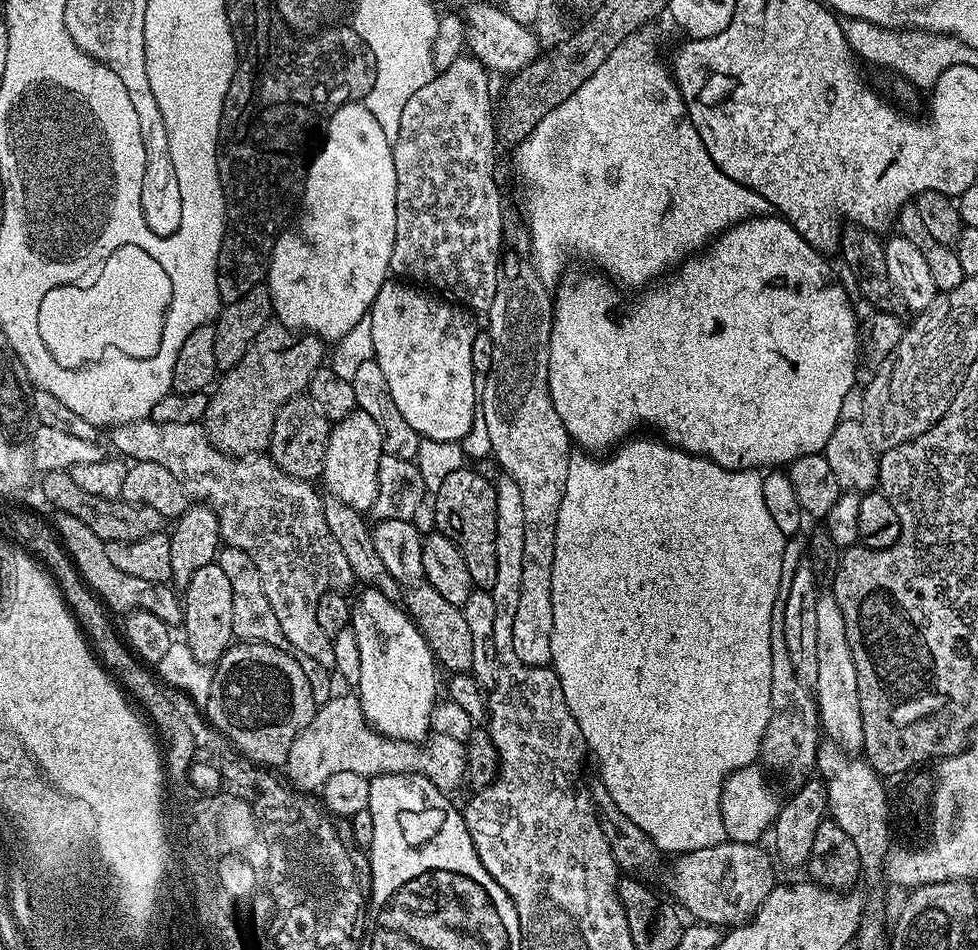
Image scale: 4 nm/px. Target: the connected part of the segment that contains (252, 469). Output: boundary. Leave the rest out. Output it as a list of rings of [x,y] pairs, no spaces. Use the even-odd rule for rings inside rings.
[[[152,419],[135,420],[129,424],[118,424],[111,429],[112,444],[117,448],[121,457],[127,458],[129,461],[135,462],[158,462],[158,466],[166,466],[166,470],[170,470],[170,474],[174,474],[174,478],[178,478],[178,482],[182,482],[182,490],[186,490],[186,494],[190,498],[197,501],[206,501],[207,507],[218,518],[218,526],[220,527],[221,541],[227,547],[241,548],[246,550],[246,554],[250,554],[250,558],[254,562],[254,566],[258,570],[258,574],[262,578],[262,590],[266,594],[266,602],[270,602],[270,610],[274,610],[274,614],[278,618],[278,623],[282,626],[282,634],[286,634],[286,640],[291,649],[294,649],[300,656],[310,657],[314,662],[326,669],[333,669],[336,664],[334,656],[333,637],[326,634],[326,630],[322,630],[322,626],[318,626],[318,602],[321,596],[325,595],[328,584],[328,575],[332,572],[332,564],[338,566],[346,565],[346,554],[342,554],[342,546],[338,546],[338,542],[334,542],[334,534],[330,534],[330,526],[326,524],[326,514],[324,513],[324,502],[321,493],[316,493],[311,483],[307,480],[299,480],[290,474],[286,474],[272,460],[271,455],[257,454],[254,456],[227,456],[225,452],[220,452],[212,445],[206,435],[205,429],[200,424],[182,424],[180,422],[154,422]]]

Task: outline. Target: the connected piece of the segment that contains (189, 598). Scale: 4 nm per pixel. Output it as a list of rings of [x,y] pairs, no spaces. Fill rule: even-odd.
[[[218,562],[202,566],[202,570],[197,570],[194,578],[190,578],[190,582],[183,585],[182,603],[184,605],[183,643],[188,645],[190,654],[194,654],[197,662],[203,662],[208,652],[212,652],[213,661],[219,662],[225,650],[231,648],[234,643],[232,635],[234,597],[230,591],[230,582]]]

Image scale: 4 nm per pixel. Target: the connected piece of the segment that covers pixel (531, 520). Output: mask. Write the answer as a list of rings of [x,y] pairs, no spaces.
[[[505,255],[500,269],[500,281],[494,294],[494,302],[486,310],[488,325],[486,331],[493,340],[493,362],[490,370],[485,375],[485,386],[478,392],[478,408],[486,420],[486,427],[490,434],[491,455],[501,464],[503,471],[510,474],[518,482],[518,490],[522,490],[522,511],[526,518],[526,543],[522,549],[522,594],[518,594],[518,610],[514,610],[514,654],[526,666],[538,666],[539,668],[551,665],[552,655],[550,654],[550,634],[554,626],[554,614],[552,613],[552,567],[554,566],[554,534],[556,533],[556,523],[558,522],[558,506],[562,506],[562,494],[566,490],[566,470],[568,469],[568,458],[573,451],[574,445],[568,438],[566,426],[562,426],[562,418],[558,418],[558,410],[554,410],[554,402],[550,398],[548,389],[548,343],[552,333],[552,306],[554,303],[550,292],[547,292],[545,281],[540,279],[536,272],[536,265],[531,259],[520,256]]]

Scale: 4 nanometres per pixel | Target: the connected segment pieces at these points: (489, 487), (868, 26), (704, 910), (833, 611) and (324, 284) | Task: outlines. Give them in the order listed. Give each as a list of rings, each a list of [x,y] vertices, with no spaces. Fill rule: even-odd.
[[[472,466],[454,470],[446,477],[446,482],[434,494],[436,500],[435,531],[450,538],[462,550],[466,558],[466,570],[470,570],[473,585],[480,590],[491,590],[494,577],[498,575],[498,558],[494,554],[496,537],[496,486]]]
[[[845,19],[843,26],[846,42],[861,61],[870,60],[874,64],[894,68],[901,72],[910,83],[917,84],[924,90],[932,89],[940,75],[944,73],[946,67],[946,59],[944,60],[945,37],[941,33],[880,28],[874,22],[865,20]]]
[[[725,842],[715,844],[702,850],[685,852],[675,857],[676,865],[672,868],[672,896],[671,899],[685,913],[689,912],[693,921],[702,925],[739,926],[747,924],[760,909],[761,902],[772,893],[774,879],[772,880],[772,864],[774,860],[763,852],[762,847],[756,844],[735,844]]]
[[[831,591],[817,595],[818,678],[814,685],[816,709],[823,735],[846,752],[859,753],[864,747],[862,710],[858,702],[858,670],[854,670],[854,654],[850,654],[850,638],[846,638],[846,621]]]
[[[364,102],[346,104],[331,116],[319,149],[323,156],[316,161],[311,179],[308,181],[309,209],[305,211],[304,220],[301,221],[301,226],[296,232],[288,228],[277,236],[276,244],[272,247],[272,260],[268,264],[266,287],[272,295],[272,310],[279,323],[285,324],[288,328],[319,336],[325,342],[335,342],[341,340],[346,334],[350,334],[350,330],[354,330],[354,326],[358,326],[358,322],[367,317],[372,311],[374,298],[378,298],[378,290],[382,290],[384,281],[389,279],[390,254],[394,254],[394,234],[396,233],[396,167],[394,166],[392,141],[386,138],[382,126],[378,126],[374,114],[370,114],[367,103]]]

